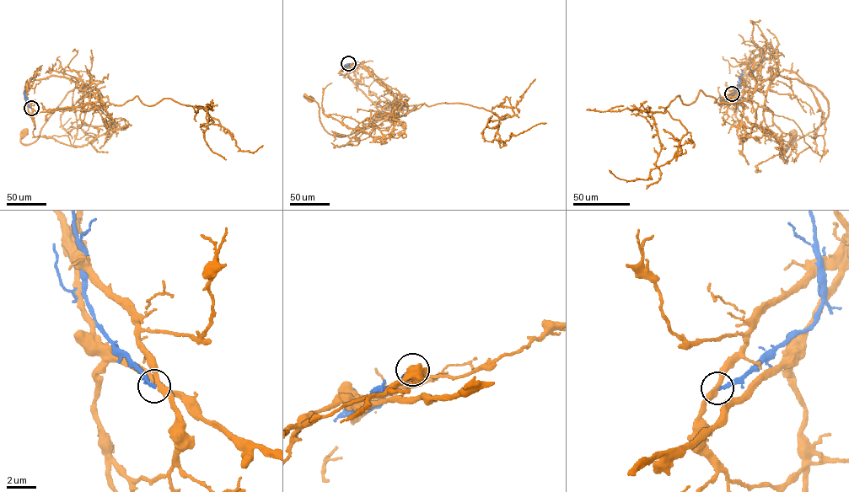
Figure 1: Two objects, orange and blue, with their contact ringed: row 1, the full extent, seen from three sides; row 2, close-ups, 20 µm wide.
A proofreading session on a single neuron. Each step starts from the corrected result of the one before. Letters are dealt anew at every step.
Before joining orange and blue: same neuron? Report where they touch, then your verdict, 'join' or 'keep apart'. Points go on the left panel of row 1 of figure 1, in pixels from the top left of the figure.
(31, 108) | keep apart

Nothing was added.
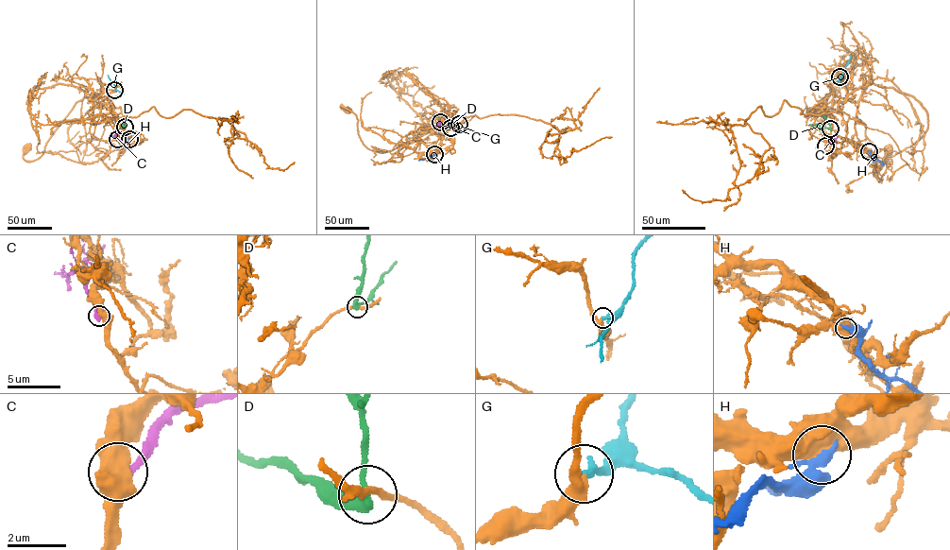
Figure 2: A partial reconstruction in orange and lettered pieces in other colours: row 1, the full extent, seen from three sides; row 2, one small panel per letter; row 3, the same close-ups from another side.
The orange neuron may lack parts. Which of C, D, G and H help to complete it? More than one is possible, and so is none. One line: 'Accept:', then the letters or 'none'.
Accept: G

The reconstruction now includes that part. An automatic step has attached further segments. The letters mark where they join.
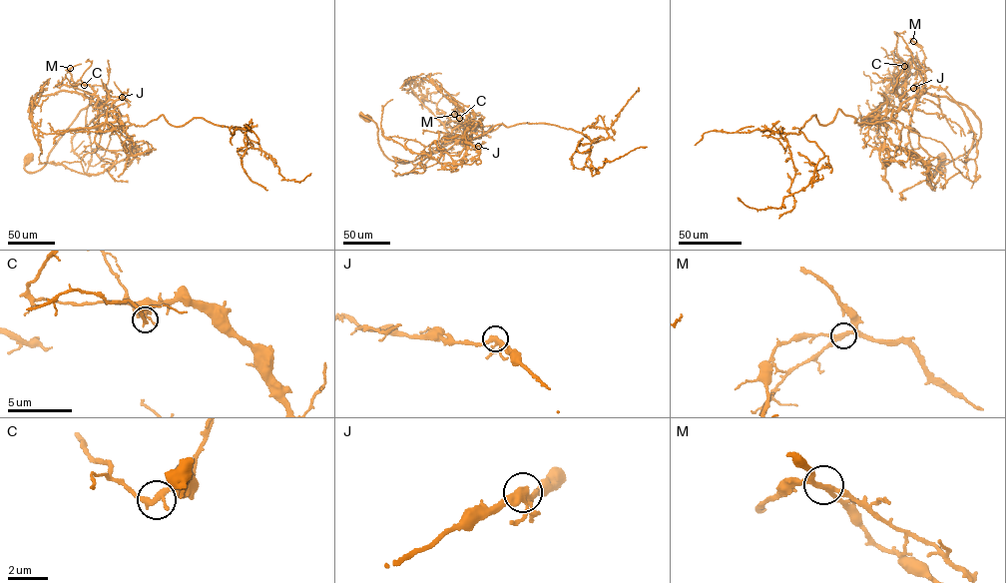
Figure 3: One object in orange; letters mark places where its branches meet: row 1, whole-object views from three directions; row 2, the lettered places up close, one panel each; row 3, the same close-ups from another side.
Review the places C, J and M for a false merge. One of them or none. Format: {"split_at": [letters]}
{"split_at": ["M"]}

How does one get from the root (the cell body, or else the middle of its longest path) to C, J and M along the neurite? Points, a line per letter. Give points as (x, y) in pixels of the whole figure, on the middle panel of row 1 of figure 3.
C: (367, 119), (375, 123), (384, 155), (401, 163), (458, 141), (457, 127), (463, 125), (459, 118)
J: (367, 119), (375, 123), (381, 151), (398, 162), (413, 162), (455, 141), (478, 146)
M: (367, 119), (375, 123), (384, 155), (408, 163), (458, 141), (448, 136), (444, 124), (454, 114)

